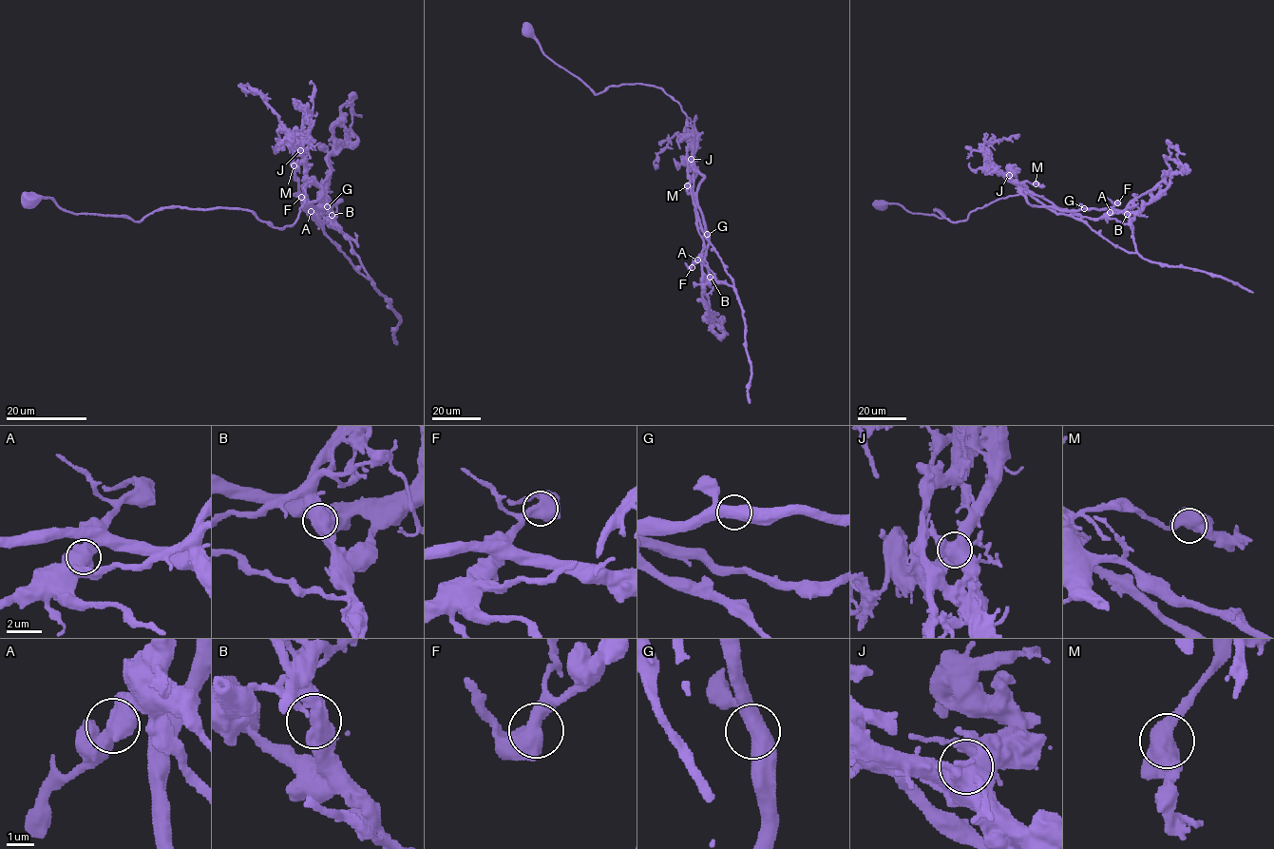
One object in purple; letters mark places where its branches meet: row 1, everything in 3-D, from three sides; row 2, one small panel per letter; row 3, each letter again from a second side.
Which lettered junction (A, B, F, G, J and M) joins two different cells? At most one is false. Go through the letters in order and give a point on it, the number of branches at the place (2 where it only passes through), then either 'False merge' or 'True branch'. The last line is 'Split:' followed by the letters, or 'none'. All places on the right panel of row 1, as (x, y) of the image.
A: Place: (1110, 212). Branches: 2. True branch
B: Place: (1127, 214). Branches: 2. False merge
F: Place: (1117, 202). Branches: 2. True branch
G: Place: (1084, 208). Branches: 2. True branch
J: Place: (1009, 175). Branches: 2. True branch
M: Place: (1036, 183). Branches: 2. True branch
Split: B

